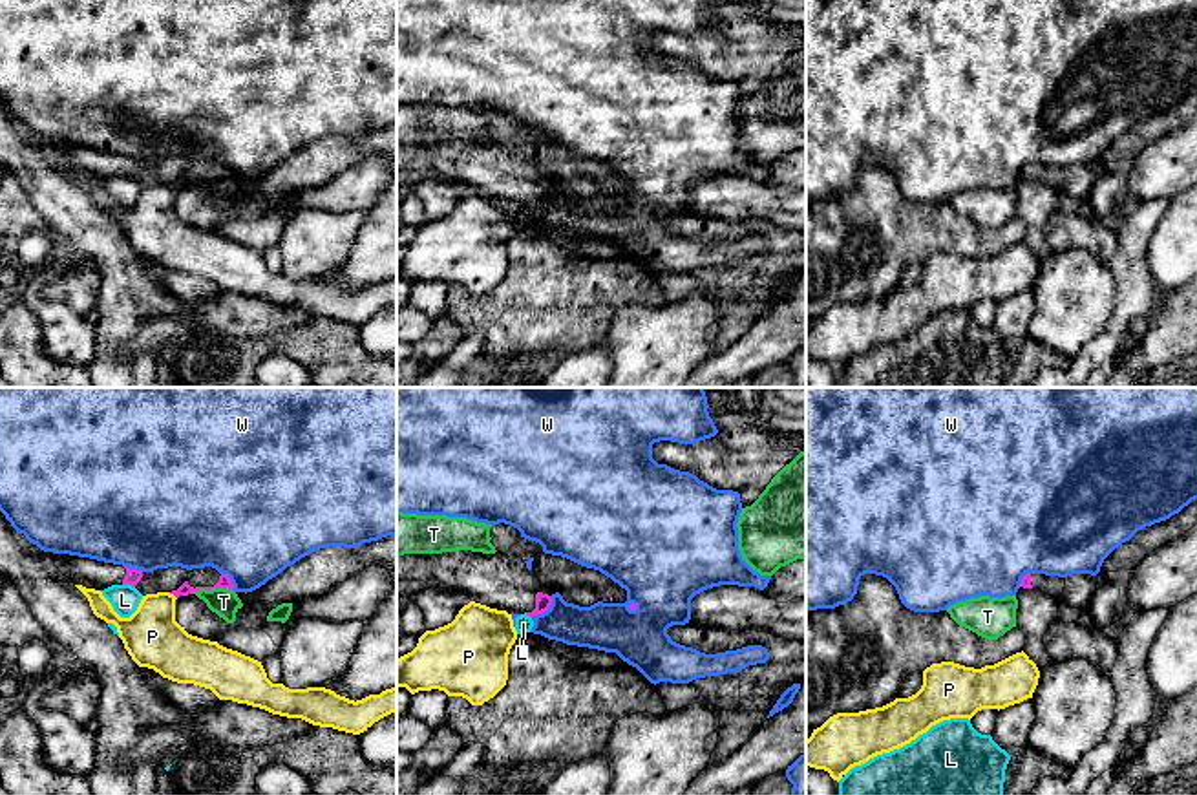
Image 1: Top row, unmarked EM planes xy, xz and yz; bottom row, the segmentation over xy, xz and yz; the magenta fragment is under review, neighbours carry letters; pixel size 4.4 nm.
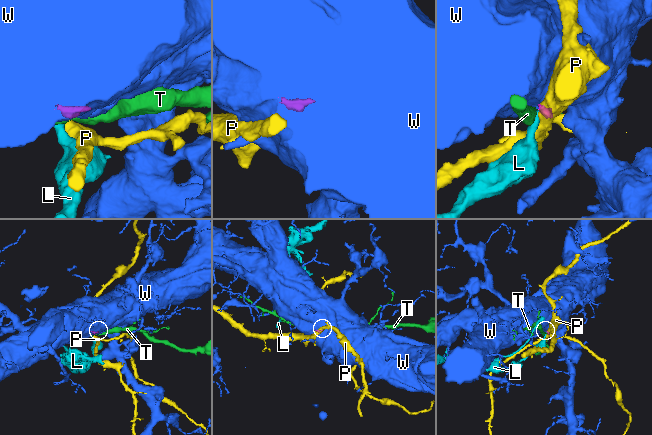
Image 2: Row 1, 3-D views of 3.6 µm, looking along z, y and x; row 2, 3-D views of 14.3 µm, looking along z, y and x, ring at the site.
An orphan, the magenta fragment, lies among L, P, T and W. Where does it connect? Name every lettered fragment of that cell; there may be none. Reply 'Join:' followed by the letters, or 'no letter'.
Join: no letter

